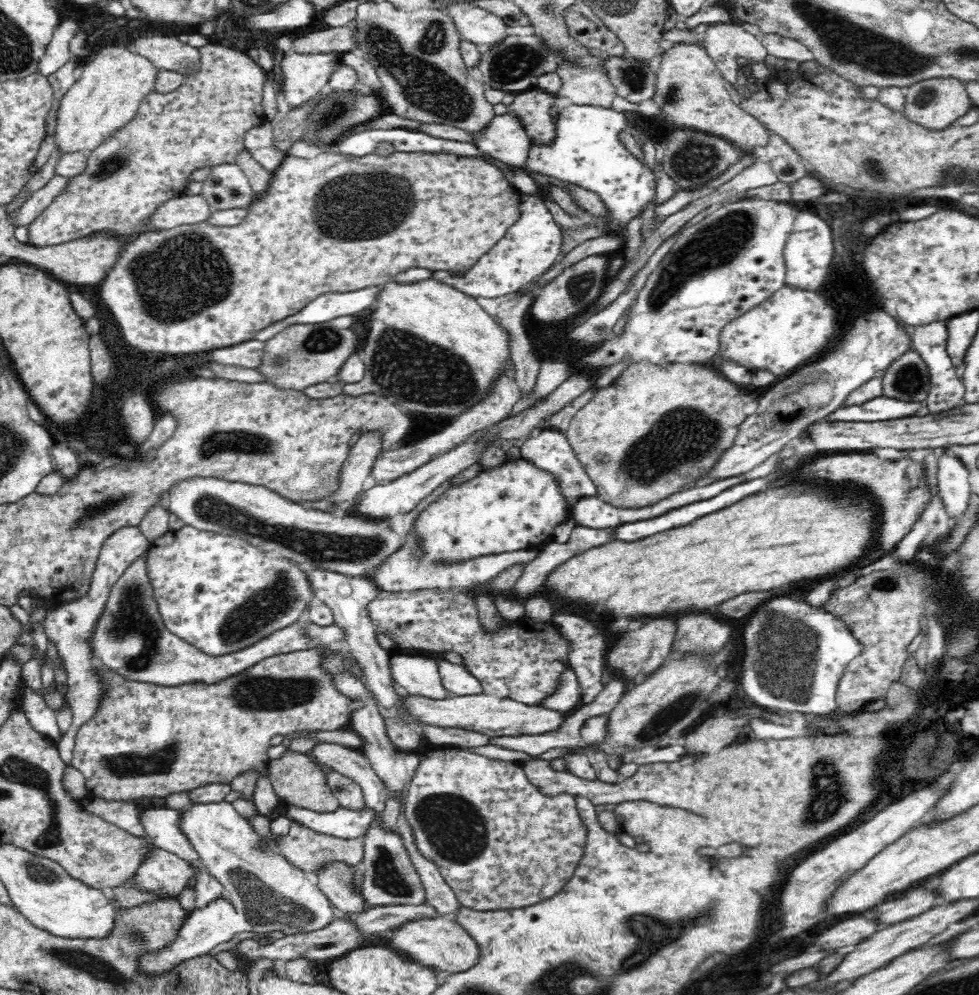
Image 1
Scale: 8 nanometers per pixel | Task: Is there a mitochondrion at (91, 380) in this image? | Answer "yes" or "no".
no

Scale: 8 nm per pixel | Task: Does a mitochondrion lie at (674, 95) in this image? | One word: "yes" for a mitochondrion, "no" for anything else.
yes

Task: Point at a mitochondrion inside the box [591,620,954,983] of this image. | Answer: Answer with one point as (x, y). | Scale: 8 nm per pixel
(652, 933)

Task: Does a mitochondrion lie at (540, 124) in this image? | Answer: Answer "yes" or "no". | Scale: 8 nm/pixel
no

